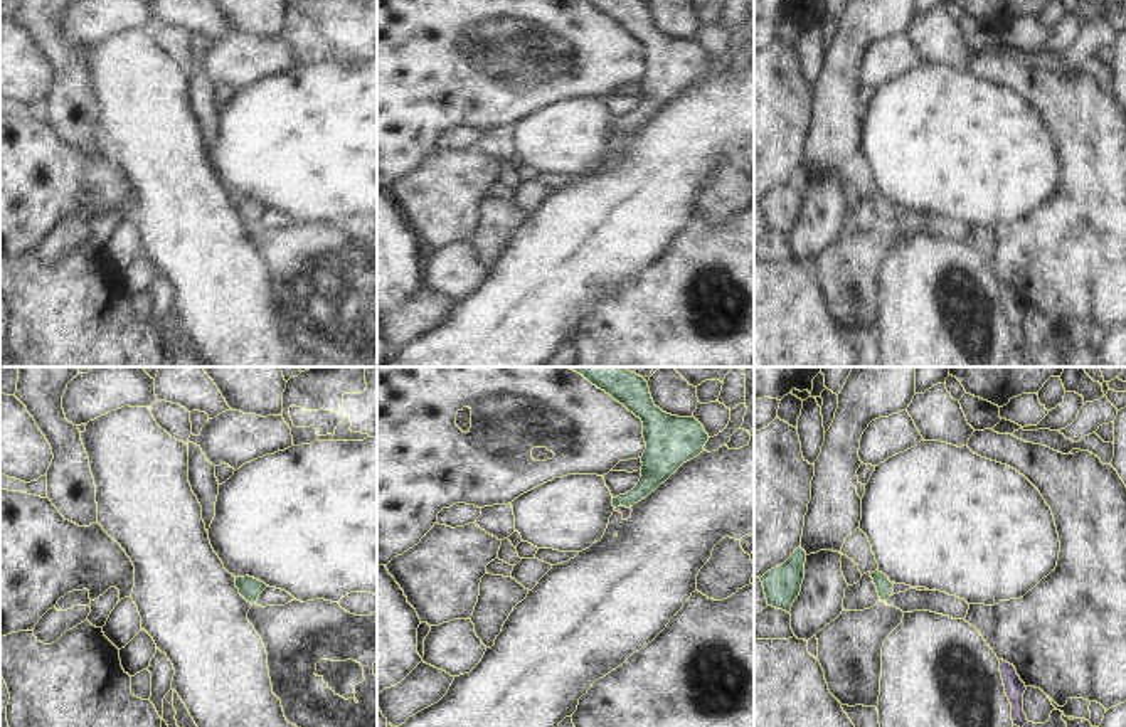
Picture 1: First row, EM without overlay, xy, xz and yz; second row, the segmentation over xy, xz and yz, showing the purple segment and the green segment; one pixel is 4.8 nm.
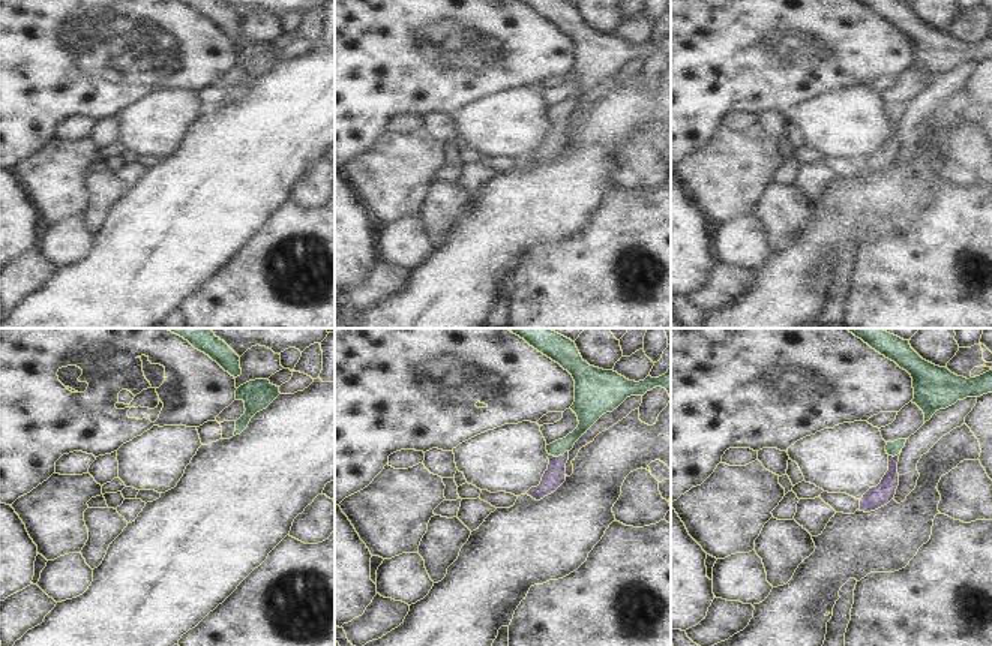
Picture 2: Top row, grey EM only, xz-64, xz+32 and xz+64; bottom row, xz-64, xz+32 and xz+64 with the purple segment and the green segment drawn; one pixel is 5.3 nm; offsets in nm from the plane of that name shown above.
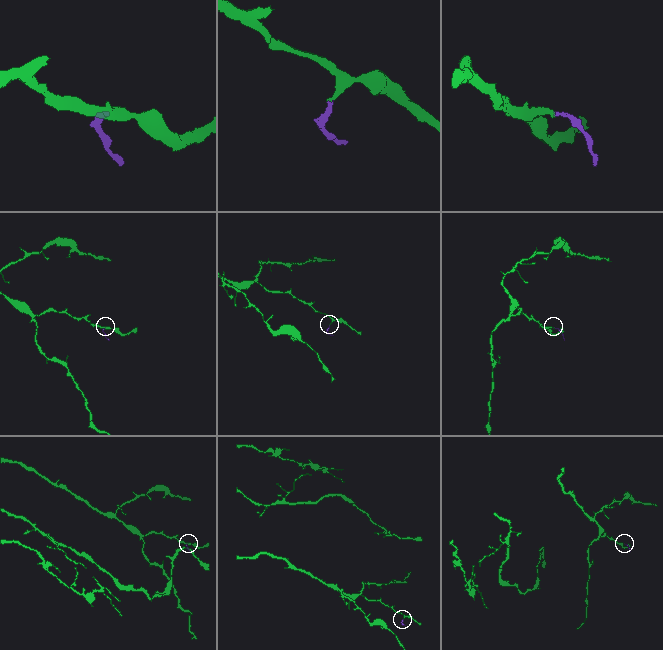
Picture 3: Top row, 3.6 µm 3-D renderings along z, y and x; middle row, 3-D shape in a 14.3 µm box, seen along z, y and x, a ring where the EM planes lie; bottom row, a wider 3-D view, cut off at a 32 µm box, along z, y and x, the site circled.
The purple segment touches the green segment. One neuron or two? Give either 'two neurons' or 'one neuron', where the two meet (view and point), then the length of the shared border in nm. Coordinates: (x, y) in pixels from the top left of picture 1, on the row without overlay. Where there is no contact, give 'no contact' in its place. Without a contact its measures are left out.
one neuron; meets purple in yz at (894, 212); contact 70 nm long

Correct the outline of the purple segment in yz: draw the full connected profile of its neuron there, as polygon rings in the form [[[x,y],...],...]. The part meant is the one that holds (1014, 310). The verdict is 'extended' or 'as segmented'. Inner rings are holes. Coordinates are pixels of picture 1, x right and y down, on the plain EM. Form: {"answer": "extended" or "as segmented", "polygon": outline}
{"answer": "as segmented", "polygon": [[[1000,283],[1000,295],[1001,295],[1003,308],[1005,308],[1005,316],[1012,326],[1013,348],[1022,352],[1028,345],[1023,335],[1023,316],[1027,310],[1017,298],[1017,293],[1013,288]]]}

